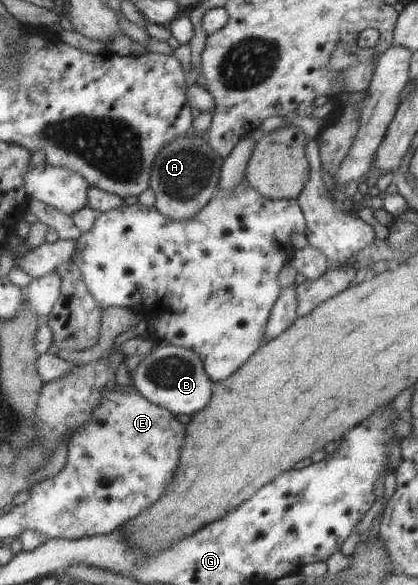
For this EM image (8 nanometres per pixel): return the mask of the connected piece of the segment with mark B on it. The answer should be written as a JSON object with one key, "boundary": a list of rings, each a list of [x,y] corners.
{"boundary":[[[156,345],[157,349],[147,353],[140,363],[136,365],[136,369],[128,376],[133,381],[133,387],[144,399],[154,403],[157,407],[162,407],[172,414],[182,414],[192,416],[198,411],[204,410],[211,401],[211,385],[212,380],[206,375],[203,369],[202,360],[198,354],[192,352],[190,349],[185,349],[177,346],[162,346]]]}

